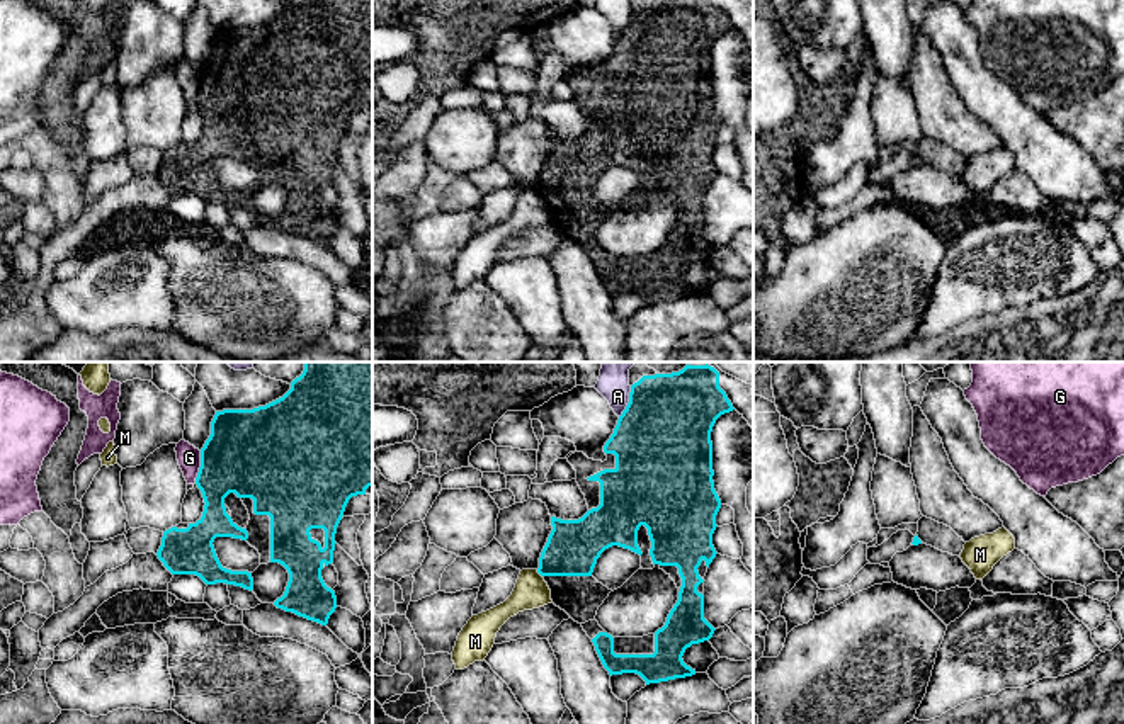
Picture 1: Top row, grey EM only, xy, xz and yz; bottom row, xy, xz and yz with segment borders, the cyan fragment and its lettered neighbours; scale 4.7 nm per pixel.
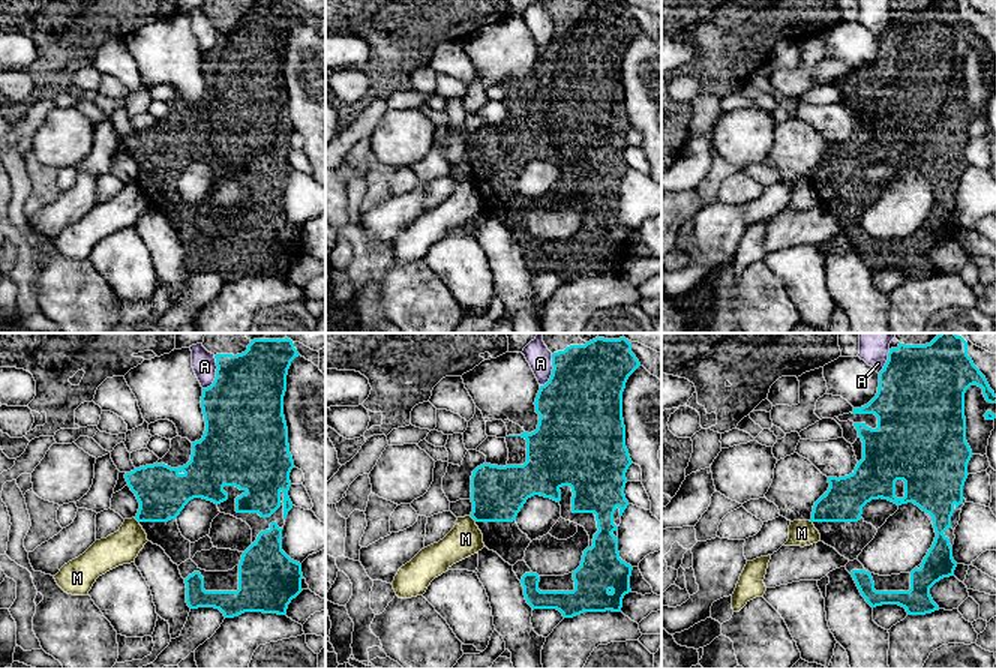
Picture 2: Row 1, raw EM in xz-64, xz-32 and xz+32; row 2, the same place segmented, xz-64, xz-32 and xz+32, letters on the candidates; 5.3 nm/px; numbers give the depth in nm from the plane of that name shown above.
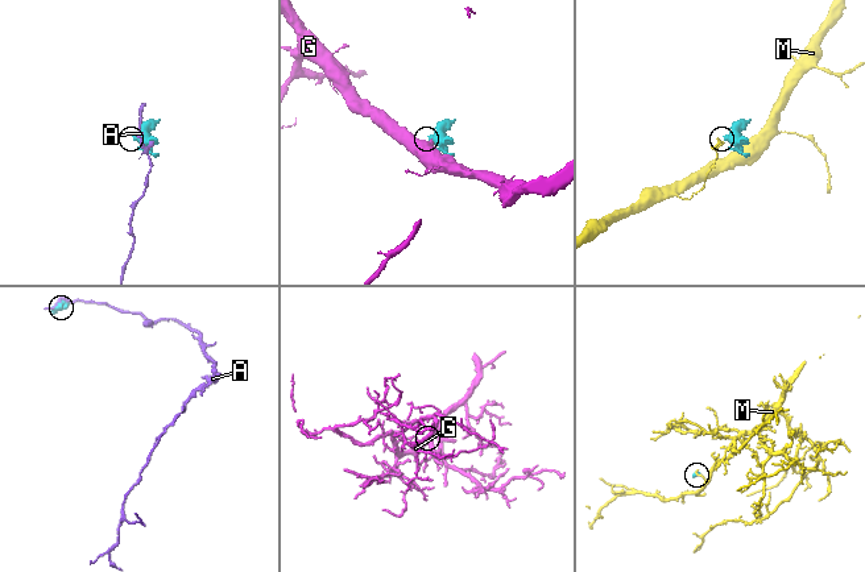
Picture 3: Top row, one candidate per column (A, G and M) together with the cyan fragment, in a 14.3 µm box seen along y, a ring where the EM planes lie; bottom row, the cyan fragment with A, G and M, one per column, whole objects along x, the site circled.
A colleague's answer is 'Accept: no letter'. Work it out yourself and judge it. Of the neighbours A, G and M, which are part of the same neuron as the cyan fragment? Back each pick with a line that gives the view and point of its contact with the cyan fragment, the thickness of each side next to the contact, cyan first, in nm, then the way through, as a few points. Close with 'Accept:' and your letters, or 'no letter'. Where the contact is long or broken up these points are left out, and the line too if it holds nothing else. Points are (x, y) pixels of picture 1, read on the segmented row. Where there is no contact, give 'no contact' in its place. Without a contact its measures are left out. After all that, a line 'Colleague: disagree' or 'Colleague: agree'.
Accept: no letter
Colleague: agree

